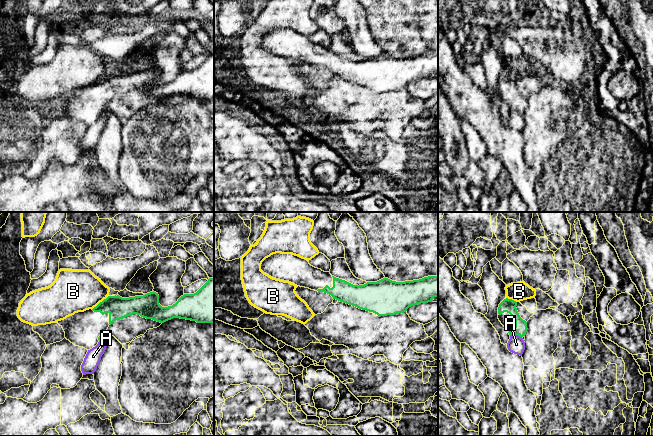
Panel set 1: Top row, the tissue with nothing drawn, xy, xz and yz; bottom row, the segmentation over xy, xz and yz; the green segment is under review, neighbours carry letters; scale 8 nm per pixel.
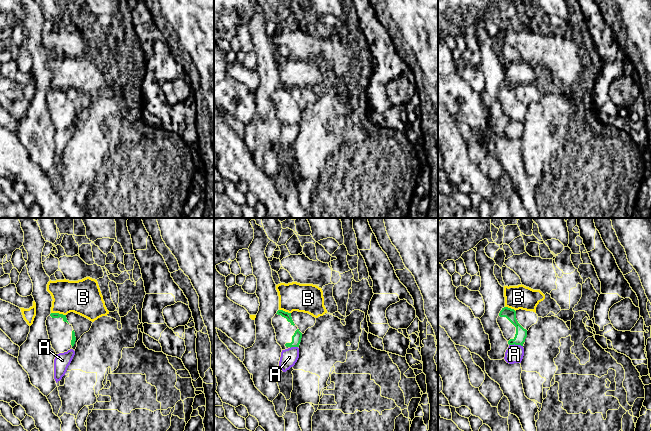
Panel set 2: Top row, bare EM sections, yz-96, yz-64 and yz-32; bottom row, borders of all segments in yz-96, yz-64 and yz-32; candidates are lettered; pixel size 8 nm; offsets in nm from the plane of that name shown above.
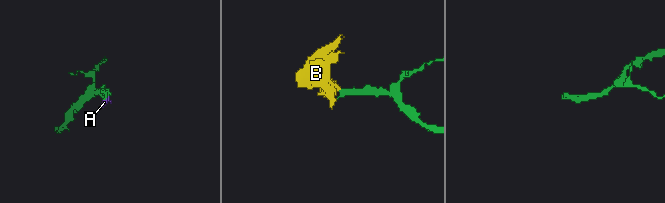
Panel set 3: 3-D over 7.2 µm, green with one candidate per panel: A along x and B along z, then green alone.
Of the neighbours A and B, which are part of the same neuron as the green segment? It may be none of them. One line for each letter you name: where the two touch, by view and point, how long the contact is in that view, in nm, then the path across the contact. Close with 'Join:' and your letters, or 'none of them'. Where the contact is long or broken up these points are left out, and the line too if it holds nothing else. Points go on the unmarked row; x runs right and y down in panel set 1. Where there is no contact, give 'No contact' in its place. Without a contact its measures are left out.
Join: none of them

